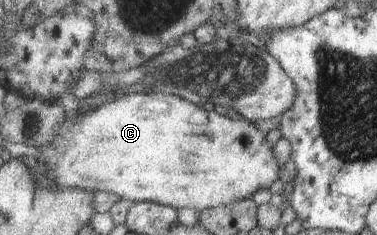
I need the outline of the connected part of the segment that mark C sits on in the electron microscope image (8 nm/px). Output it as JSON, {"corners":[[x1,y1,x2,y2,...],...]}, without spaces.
{"corners":[[159,92,130,93,114,102,103,104,96,110,89,110,85,114,74,113,66,119,64,126,58,133,53,146,39,150,43,168,46,164,46,177,57,182,64,188,77,188,92,192,111,192,118,195,123,200,133,200,134,202,155,202,164,206,171,206,175,209,187,207,201,213,204,209,218,208,249,200,259,189,269,189,278,178,281,177,283,167,279,167,275,155,273,155,273,145,267,141,267,133,255,127,254,122,247,119,235,120,227,116,219,115,213,110,207,111,203,106,191,103,189,100,173,94,160,94]]}

